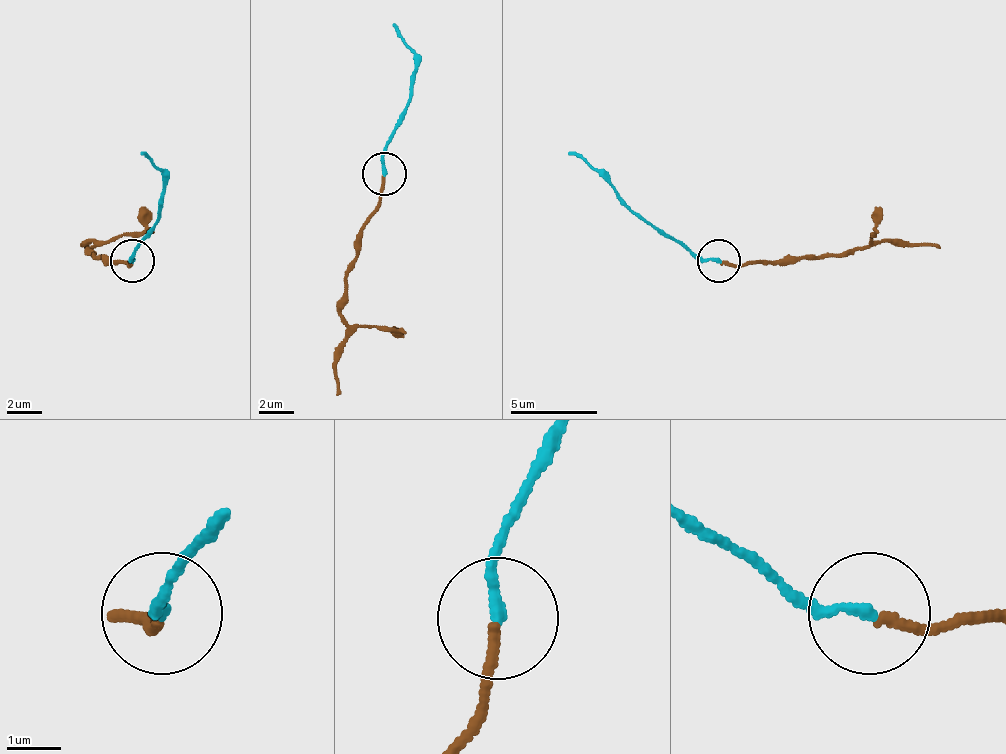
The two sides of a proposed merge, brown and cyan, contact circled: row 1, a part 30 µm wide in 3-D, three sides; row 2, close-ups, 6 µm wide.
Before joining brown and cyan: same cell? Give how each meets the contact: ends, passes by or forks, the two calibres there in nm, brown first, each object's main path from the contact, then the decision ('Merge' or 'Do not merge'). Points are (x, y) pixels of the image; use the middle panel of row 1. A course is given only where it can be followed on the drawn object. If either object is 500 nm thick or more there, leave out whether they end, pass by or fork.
At the ring brown ends. At the ring cyan ends. Thickness 180 nm (brown) against 200 nm. Course of brown: (385, 177), (381, 207), (363, 229), (342, 316), (350, 325), (390, 329), (398, 338). Course of cyan: (385, 173), (385, 151), (403, 112), (416, 68), (416, 51), (394, 25). Merge

